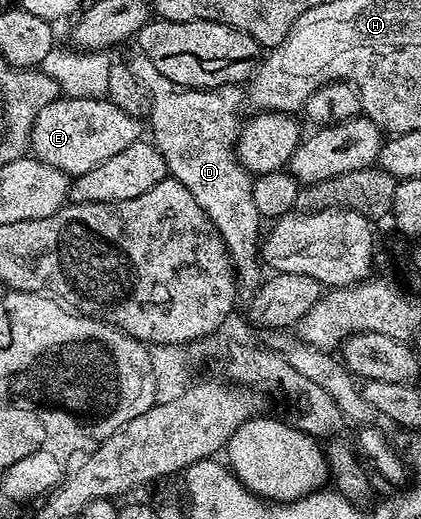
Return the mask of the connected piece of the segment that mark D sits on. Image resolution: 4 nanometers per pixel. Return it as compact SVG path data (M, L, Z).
M136 54L134 56L135 57L133 59L129 59L128 65L130 66L132 73L134 73L134 76L137 76L138 80L142 81L142 84L146 85L146 88L150 92L151 96L151 112L148 115L148 121L150 121L153 130L153 136L151 135L153 145L158 147L159 151L162 152L163 159L166 160L169 175L182 183L186 190L190 192L191 196L194 197L194 200L198 201L198 206L202 208L208 216L210 216L211 222L214 224L217 232L219 232L219 234L222 236L223 242L227 246L228 254L231 256L232 268L236 276L237 295L241 301L251 301L251 298L257 292L257 288L259 288L263 282L264 272L262 272L260 268L260 266L262 267L262 262L260 259L260 239L262 236L262 230L260 234L260 225L262 225L262 219L260 217L260 213L258 212L258 208L255 207L254 203L252 182L253 175L248 173L248 170L241 165L239 155L235 150L237 144L239 143L240 131L244 122L244 117L242 118L242 108L244 106L244 102L246 106L245 91L243 94L243 87L237 83L213 87L212 89L180 85L175 83L174 80L169 80L166 76L162 75L162 72L158 71L158 68L151 63L148 57L141 54Z

